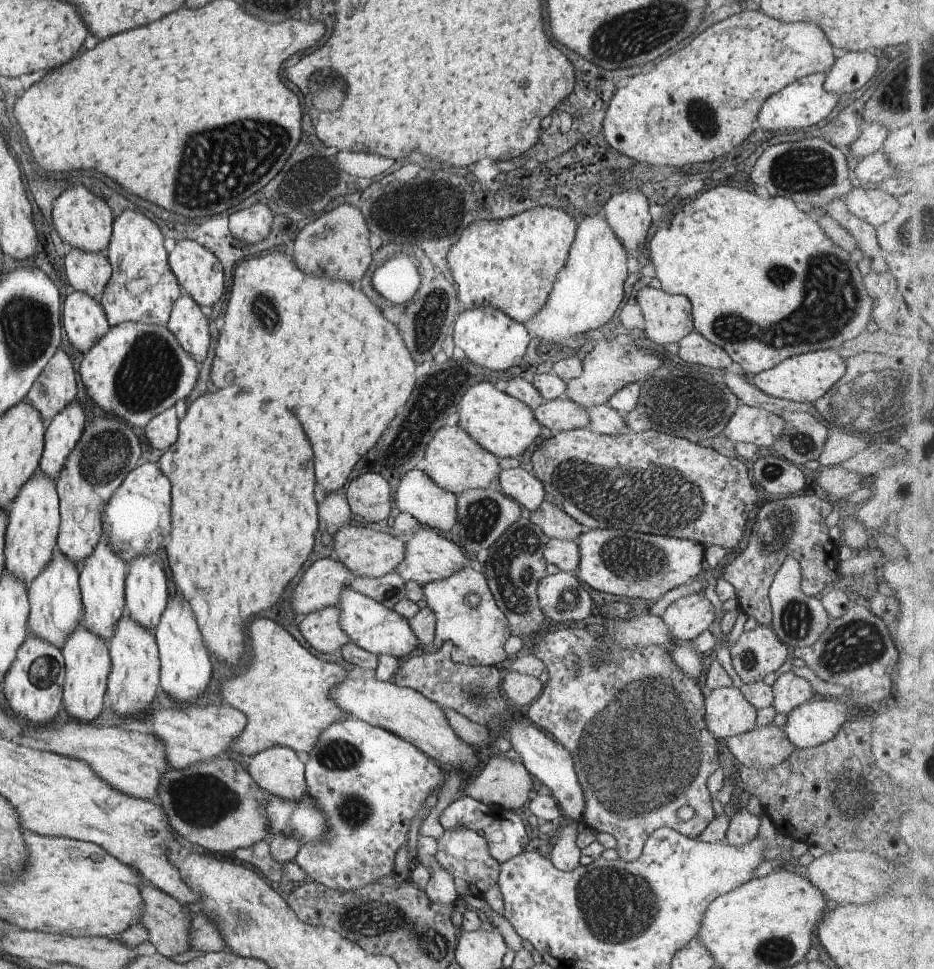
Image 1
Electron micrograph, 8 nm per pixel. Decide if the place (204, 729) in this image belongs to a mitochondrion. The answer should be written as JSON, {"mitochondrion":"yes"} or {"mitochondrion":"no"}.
{"mitochondrion":"no"}

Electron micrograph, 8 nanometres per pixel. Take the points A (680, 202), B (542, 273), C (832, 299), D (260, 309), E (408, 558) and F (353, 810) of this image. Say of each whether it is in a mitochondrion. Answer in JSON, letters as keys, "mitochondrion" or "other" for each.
{"A":"other","B":"mitochondrion","C":"mitochondrion","D":"mitochondrion","E":"other","F":"mitochondrion"}

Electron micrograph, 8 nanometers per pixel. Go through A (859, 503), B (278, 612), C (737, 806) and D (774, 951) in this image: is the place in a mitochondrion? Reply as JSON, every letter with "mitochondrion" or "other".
{"A":"other","B":"other","C":"other","D":"mitochondrion"}

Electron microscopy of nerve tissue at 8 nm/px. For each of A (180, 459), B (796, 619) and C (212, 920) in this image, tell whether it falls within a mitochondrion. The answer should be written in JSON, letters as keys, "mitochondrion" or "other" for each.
{"A":"other","B":"mitochondrion","C":"other"}

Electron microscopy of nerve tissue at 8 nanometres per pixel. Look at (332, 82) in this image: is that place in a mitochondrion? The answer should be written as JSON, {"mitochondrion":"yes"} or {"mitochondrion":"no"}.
{"mitochondrion":"yes"}

